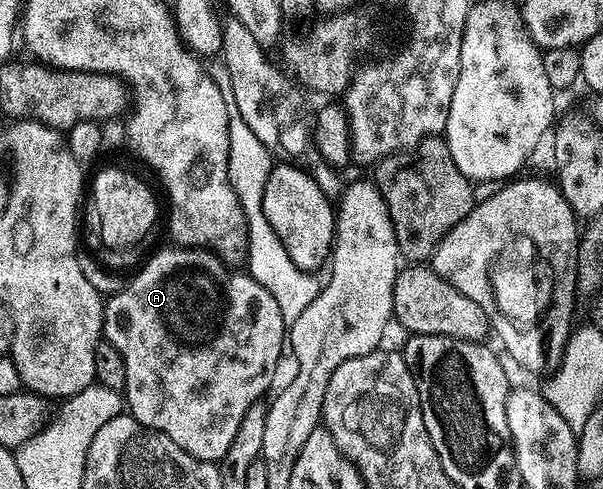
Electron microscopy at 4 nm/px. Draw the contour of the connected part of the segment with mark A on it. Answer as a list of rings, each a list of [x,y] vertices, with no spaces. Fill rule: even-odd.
[[[172,248],[159,250],[130,281],[128,278],[122,284],[120,291],[112,294],[104,302],[103,337],[106,342],[109,340],[113,344],[114,351],[121,356],[121,365],[125,368],[123,401],[132,417],[141,425],[146,425],[148,429],[167,435],[175,443],[179,443],[179,447],[183,447],[183,451],[187,451],[192,457],[197,457],[201,461],[219,463],[223,455],[227,455],[243,423],[243,415],[247,415],[247,407],[251,407],[266,396],[264,393],[268,391],[269,384],[277,373],[277,364],[281,361],[281,348],[284,350],[287,345],[287,322],[283,311],[279,311],[279,303],[275,303],[271,291],[267,291],[267,287],[260,285],[256,279],[249,276],[248,272],[234,271],[217,254],[210,253],[208,249]]]

